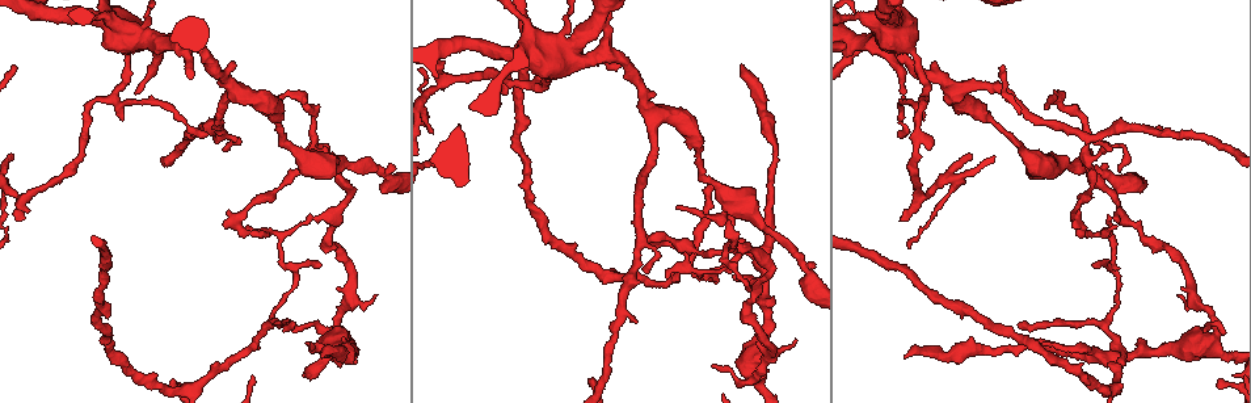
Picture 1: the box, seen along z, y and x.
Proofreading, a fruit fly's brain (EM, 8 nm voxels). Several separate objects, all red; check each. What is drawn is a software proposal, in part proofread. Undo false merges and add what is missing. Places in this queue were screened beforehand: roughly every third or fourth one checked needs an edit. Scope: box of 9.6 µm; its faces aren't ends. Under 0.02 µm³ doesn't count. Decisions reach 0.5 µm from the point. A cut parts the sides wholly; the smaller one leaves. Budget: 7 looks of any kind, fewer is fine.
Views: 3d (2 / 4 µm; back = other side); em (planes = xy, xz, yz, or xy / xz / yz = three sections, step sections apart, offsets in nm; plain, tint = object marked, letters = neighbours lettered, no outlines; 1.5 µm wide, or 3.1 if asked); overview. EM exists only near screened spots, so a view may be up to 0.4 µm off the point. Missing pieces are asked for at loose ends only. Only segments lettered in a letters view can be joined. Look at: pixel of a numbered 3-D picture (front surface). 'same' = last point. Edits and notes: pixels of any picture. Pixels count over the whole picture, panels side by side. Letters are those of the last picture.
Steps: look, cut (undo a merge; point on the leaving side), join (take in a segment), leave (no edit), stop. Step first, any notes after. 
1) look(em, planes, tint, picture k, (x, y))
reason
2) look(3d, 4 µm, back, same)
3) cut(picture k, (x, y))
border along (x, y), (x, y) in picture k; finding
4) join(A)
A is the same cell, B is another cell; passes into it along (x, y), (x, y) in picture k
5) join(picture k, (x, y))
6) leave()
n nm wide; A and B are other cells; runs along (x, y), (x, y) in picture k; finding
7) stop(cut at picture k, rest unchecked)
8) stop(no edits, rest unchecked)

look(em, xy, step 8, letters, picture 1, (242, 235))
closes a loop

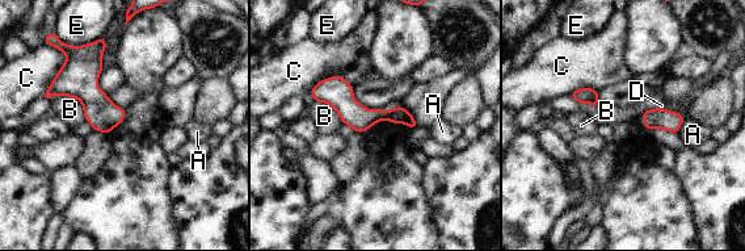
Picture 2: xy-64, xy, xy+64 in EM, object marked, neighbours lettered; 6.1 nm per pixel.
cut(picture 2, (398, 114))
A, B, C, D and E are other cells; two neurons meet here

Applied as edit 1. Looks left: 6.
look(overview)
redraw

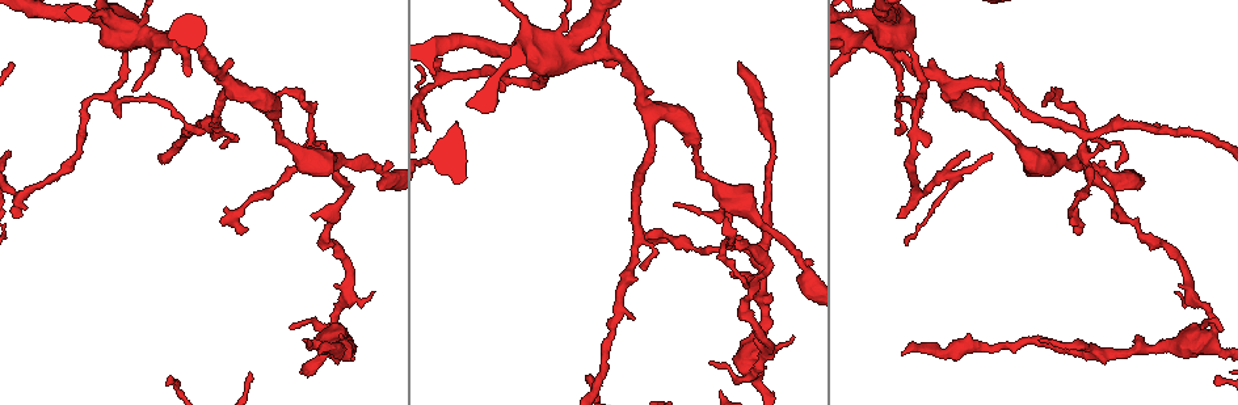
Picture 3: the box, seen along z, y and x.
look(3d, 4 µm, back, picture 3, (1206, 342))
thin neck

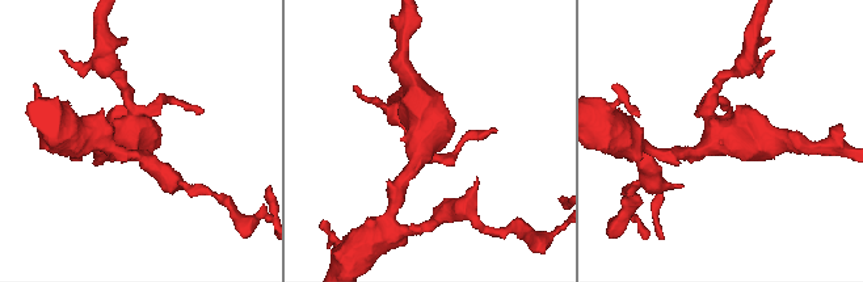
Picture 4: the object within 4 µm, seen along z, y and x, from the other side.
look(em, planes, letters, picture 4, (721, 130))

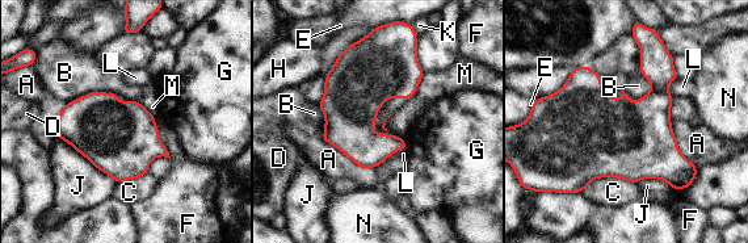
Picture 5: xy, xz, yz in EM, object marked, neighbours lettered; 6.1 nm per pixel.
leave()
A, B, C, D, E, F, G, H, J, K, L, M and N are other cells; border along (103, 91), (88, 92), (66, 104) in picture 5; continuous, no second neuron

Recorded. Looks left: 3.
look(em, yz, step 4, tint, picture 3, (108, 15))
sharp bend

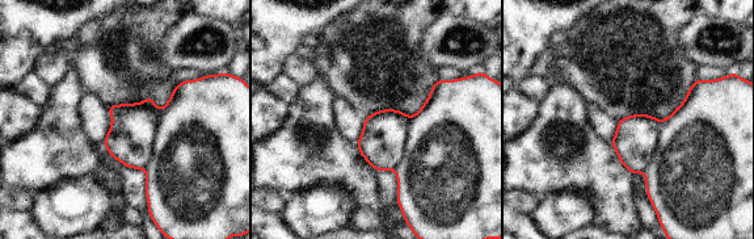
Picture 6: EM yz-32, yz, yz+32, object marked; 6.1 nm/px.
look(em, yz, step 4, letters, same)

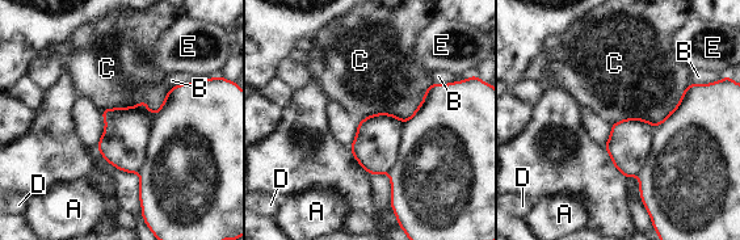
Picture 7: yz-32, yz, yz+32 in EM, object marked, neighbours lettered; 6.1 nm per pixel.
cut(picture 7, (123, 143))
A, B, C, D and E are other cells; border along (155, 114), (144, 163), (138, 172) in picture 7; a second neuron is stuck on

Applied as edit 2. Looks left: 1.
stop(cut at picture 2, cut at picture 7, rest unchecked)

